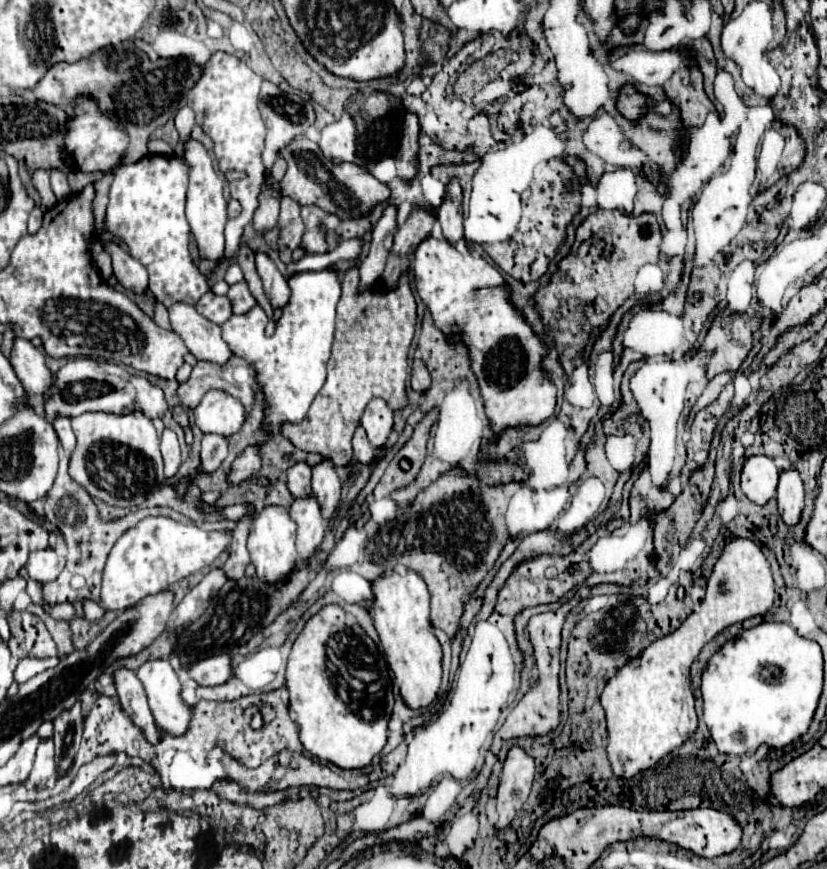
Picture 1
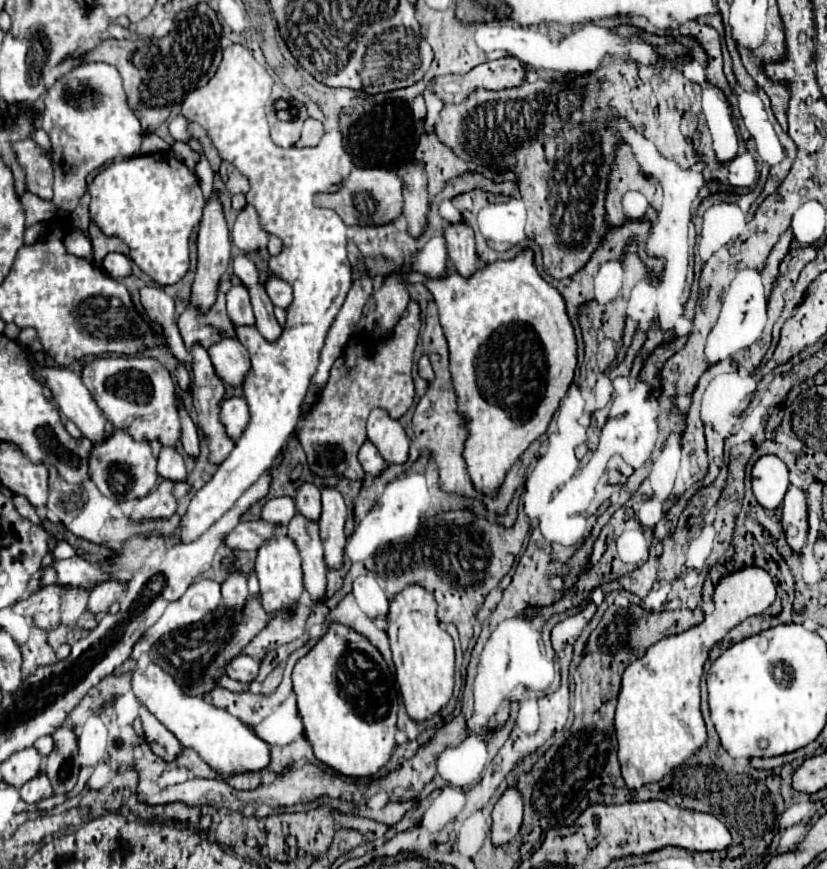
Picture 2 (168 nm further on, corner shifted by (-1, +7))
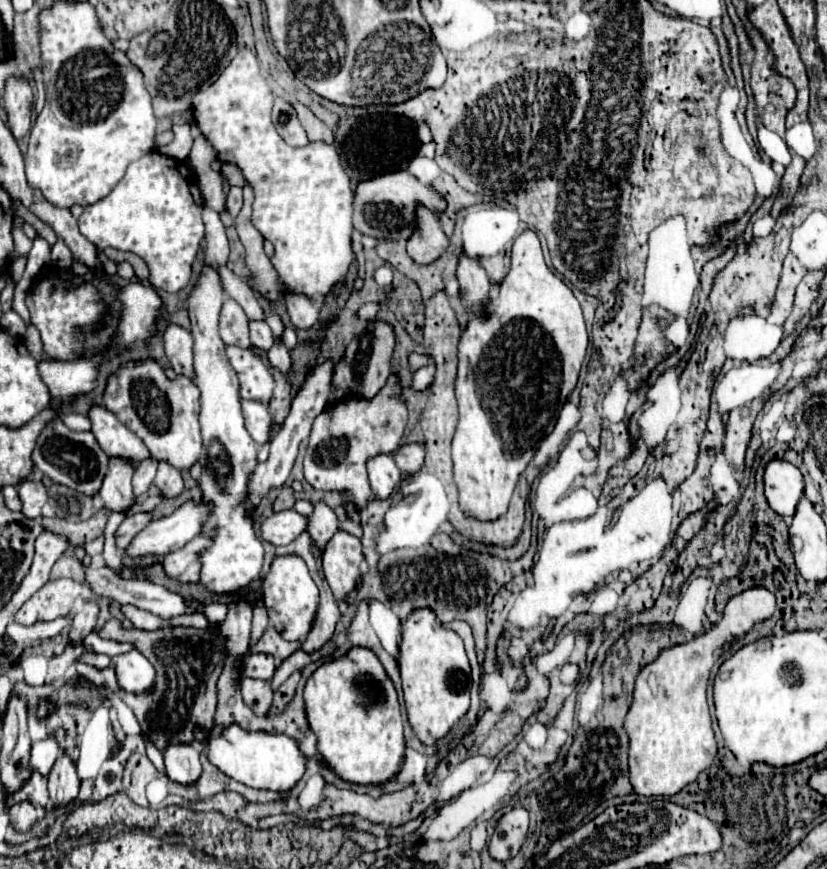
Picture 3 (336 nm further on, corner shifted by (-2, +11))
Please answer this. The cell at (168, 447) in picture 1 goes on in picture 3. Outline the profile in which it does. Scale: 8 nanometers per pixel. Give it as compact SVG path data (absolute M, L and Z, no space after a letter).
M159 463L157 475L153 479L153 485L159 489L159 493L165 499L175 499L175 497L179 497L183 493L181 473L175 467L171 467L169 463Z

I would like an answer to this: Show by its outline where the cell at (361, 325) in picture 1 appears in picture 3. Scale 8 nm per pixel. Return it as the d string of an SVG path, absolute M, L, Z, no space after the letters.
M389 377L387 385L371 401L345 399L325 409L313 423L309 447L305 453L305 479L315 489L341 491L349 517L375 499L367 479L367 461L379 453L389 455L401 445L407 425L407 409L397 397L399 391L399 381Z

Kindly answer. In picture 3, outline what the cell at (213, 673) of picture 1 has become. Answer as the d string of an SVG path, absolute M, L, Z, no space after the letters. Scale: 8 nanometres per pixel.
M251 653L243 663L243 675L253 679L271 679L275 669L277 665L273 661L273 655L265 655L265 653Z

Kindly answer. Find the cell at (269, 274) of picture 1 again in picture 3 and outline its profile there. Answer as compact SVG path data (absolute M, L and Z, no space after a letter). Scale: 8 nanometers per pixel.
M287 293L285 295L285 305L287 305L289 319L291 319L291 323L297 329L309 331L311 327L315 327L319 323L321 305L319 303L313 303L309 297L295 295L295 293Z

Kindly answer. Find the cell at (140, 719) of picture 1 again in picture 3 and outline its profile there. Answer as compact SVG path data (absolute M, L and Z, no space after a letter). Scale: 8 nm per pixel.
M197 743L167 747L163 757L169 779L179 785L195 785L201 777L201 751L203 749Z

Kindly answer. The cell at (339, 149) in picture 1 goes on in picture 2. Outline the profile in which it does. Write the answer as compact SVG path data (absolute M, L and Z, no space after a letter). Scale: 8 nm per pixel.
M234 43L226 49L222 49L222 61L216 71L216 75L200 89L188 92L182 101L182 115L188 121L196 121L202 125L214 147L218 149L218 155L222 161L230 161L236 165L240 173L244 173L250 179L250 191L246 193L246 201L256 207L262 227L278 235L284 241L282 253L270 259L270 271L272 275L288 281L294 289L294 301L290 309L286 309L286 323L282 329L282 335L276 341L266 341L260 335L258 327L234 325L236 337L247 348L250 354L250 371L244 379L244 397L250 405L250 423L242 437L236 441L234 451L226 457L226 461L218 467L214 477L192 497L192 503L188 507L188 513L182 517L180 523L180 539L182 541L194 541L198 539L210 525L214 525L224 513L228 513L234 507L234 501L250 487L258 477L270 469L276 455L280 453L282 445L292 435L300 413L302 413L302 401L306 399L306 393L310 389L310 381L318 367L318 357L324 345L324 339L328 335L328 329L340 311L344 297L352 285L352 267L346 257L346 225L344 221L332 211L322 209L314 205L314 193L320 191L336 191L338 183L346 179L346 175L352 171L354 163L350 161L350 155L346 153L342 145L342 133L340 129L330 129L320 139L318 147L306 147L306 149L282 149L272 143L268 133L268 121L266 121L266 101L270 97L274 81L268 75L268 71L252 57L248 49Z

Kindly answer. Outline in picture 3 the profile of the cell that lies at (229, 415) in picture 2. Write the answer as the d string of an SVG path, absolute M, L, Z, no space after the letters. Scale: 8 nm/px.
M243 401L243 415L245 415L245 427L255 439L257 445L265 445L271 441L271 413L265 403L259 401Z

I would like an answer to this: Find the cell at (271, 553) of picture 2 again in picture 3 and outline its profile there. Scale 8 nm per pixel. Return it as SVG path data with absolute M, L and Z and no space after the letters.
M277 557L273 559L265 579L263 579L263 597L269 623L279 631L285 641L301 641L315 621L319 609L319 589L311 579L307 565L301 557Z

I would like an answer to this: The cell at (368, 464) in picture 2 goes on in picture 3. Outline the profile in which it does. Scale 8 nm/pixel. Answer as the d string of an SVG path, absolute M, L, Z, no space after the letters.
M377 455L367 463L371 489L377 499L389 499L395 491L395 487L403 481L403 475L399 473L399 467L395 465L391 455Z

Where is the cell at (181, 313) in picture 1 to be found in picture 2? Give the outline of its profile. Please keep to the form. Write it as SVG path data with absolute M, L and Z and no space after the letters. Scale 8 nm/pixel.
M222 335L222 339L216 341L208 349L208 353L210 353L212 365L218 373L218 377L222 377L222 381L226 381L234 387L242 385L242 381L250 369L250 361L248 361L248 351L238 341L238 337Z

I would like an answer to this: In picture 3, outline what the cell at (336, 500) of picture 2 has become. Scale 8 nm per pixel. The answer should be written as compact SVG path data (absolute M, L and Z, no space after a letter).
M337 531L335 537L323 551L323 571L325 579L339 603L347 601L361 581L359 565L363 561L361 539Z

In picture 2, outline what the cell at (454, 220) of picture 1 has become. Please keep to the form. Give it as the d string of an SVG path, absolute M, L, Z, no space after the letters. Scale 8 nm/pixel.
M464 219L450 223L444 229L444 237L446 237L446 245L448 245L448 263L462 277L470 277L478 265L472 227Z

